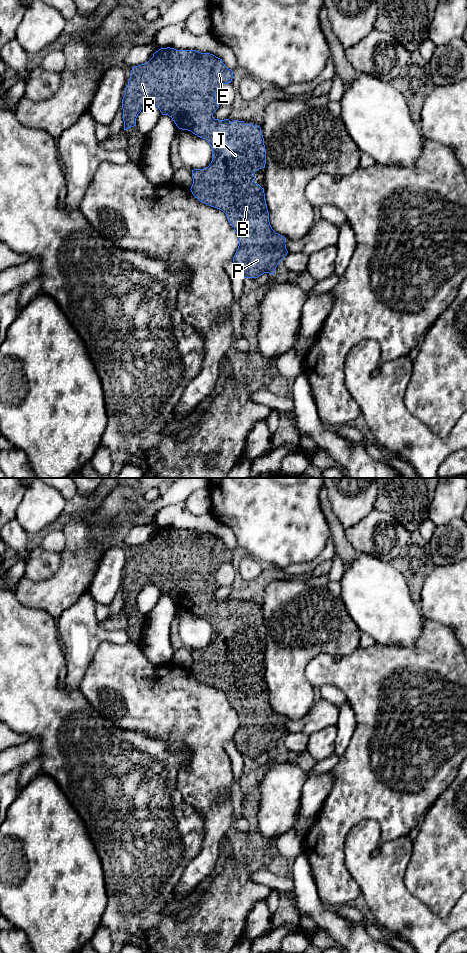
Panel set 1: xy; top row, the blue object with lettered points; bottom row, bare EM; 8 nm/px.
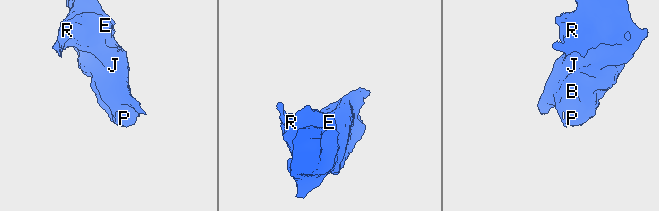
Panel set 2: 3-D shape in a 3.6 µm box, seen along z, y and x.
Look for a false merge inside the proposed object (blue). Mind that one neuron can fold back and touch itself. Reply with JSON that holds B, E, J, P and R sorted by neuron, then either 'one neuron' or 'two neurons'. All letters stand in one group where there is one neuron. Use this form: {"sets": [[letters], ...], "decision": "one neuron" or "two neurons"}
{"sets": [["B", "E", "J", "P", "R"]], "decision": "one neuron"}

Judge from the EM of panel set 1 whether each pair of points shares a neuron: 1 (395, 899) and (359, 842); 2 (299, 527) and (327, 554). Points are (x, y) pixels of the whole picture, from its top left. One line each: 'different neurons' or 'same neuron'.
1: same neuron
2: different neurons

